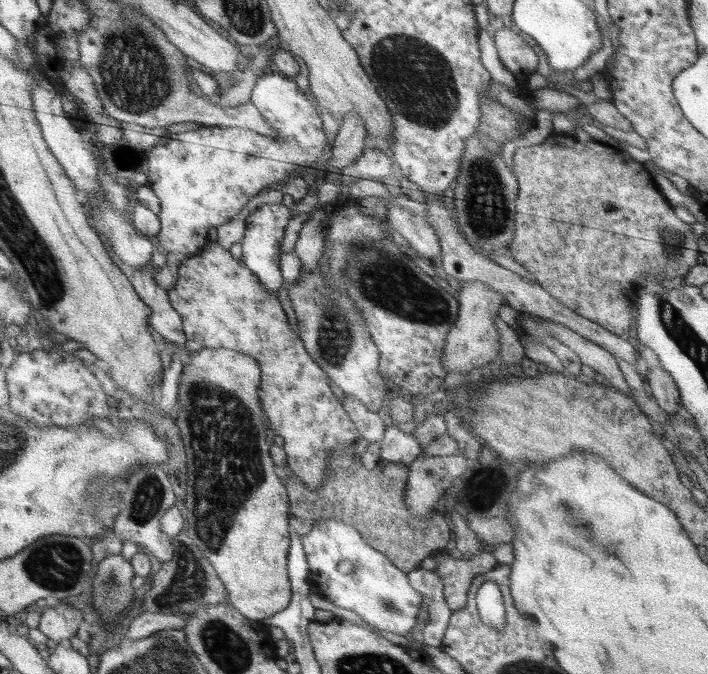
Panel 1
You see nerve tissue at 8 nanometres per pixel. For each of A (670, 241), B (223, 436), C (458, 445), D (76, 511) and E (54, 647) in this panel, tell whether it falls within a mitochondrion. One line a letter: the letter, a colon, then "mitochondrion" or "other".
A: mitochondrion
B: mitochondrion
C: other
D: other
E: other

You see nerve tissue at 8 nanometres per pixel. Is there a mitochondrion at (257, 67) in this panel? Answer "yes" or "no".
no

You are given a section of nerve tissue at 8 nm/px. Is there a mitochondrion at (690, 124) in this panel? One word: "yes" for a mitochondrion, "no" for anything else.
no

